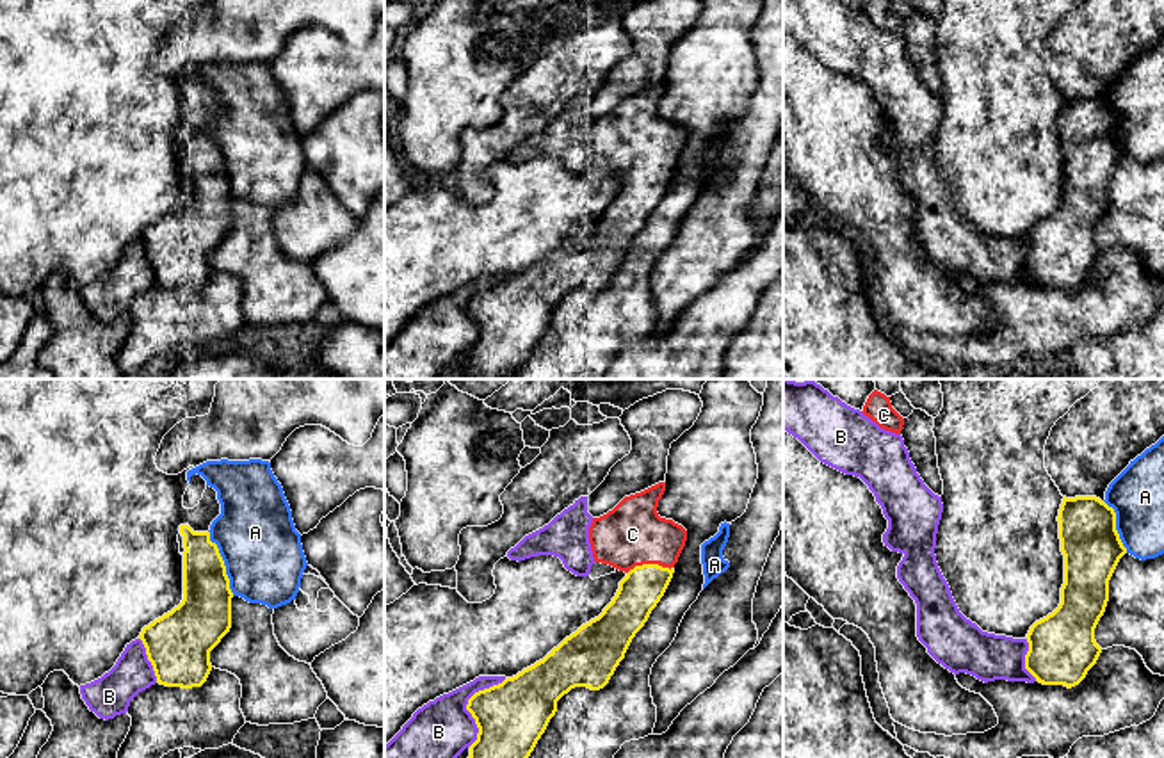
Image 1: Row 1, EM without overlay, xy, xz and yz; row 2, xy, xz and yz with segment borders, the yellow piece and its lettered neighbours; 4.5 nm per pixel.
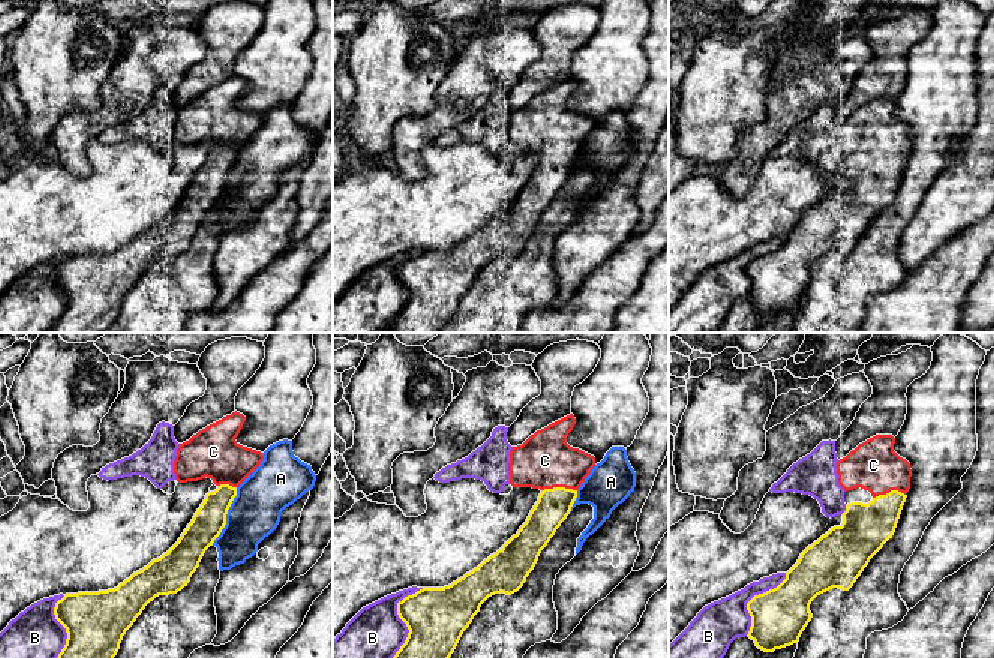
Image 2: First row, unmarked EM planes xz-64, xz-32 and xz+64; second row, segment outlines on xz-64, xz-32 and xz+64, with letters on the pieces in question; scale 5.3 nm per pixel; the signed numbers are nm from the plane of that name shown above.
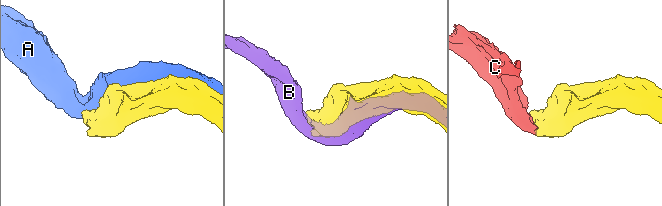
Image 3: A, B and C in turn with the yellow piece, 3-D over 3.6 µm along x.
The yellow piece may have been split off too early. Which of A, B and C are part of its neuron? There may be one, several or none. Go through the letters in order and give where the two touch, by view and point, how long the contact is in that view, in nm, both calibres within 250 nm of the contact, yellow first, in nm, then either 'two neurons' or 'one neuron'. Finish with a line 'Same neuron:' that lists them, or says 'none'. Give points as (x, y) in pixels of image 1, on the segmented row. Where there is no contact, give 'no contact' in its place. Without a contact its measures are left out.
A: meets yellow in xy at (223, 563); contact 320 nm long; 240 nm thick on the yellow side, 360 nm on the other; two neurons
B: meets yellow in xz at (467, 705); contact 360 nm long; 320 nm thick on the yellow side, 280 nm on the other; two neurons
C: meets yellow in xz at (648, 564); contact 220 nm long; 190 nm thick on the yellow side, 280 nm on the other; one neuron
Same neuron: C

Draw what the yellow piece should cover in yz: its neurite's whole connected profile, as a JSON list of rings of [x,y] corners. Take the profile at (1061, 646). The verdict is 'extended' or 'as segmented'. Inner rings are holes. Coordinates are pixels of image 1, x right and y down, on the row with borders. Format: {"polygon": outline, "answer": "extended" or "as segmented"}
{"polygon": [[[1096,496],[1063,498],[1059,539],[1064,555],[1061,603],[1029,633],[1025,669],[1043,685],[1079,685],[1102,648],[1095,628],[1109,601],[1109,580],[1127,553],[1116,512]]], "answer": "as segmented"}

